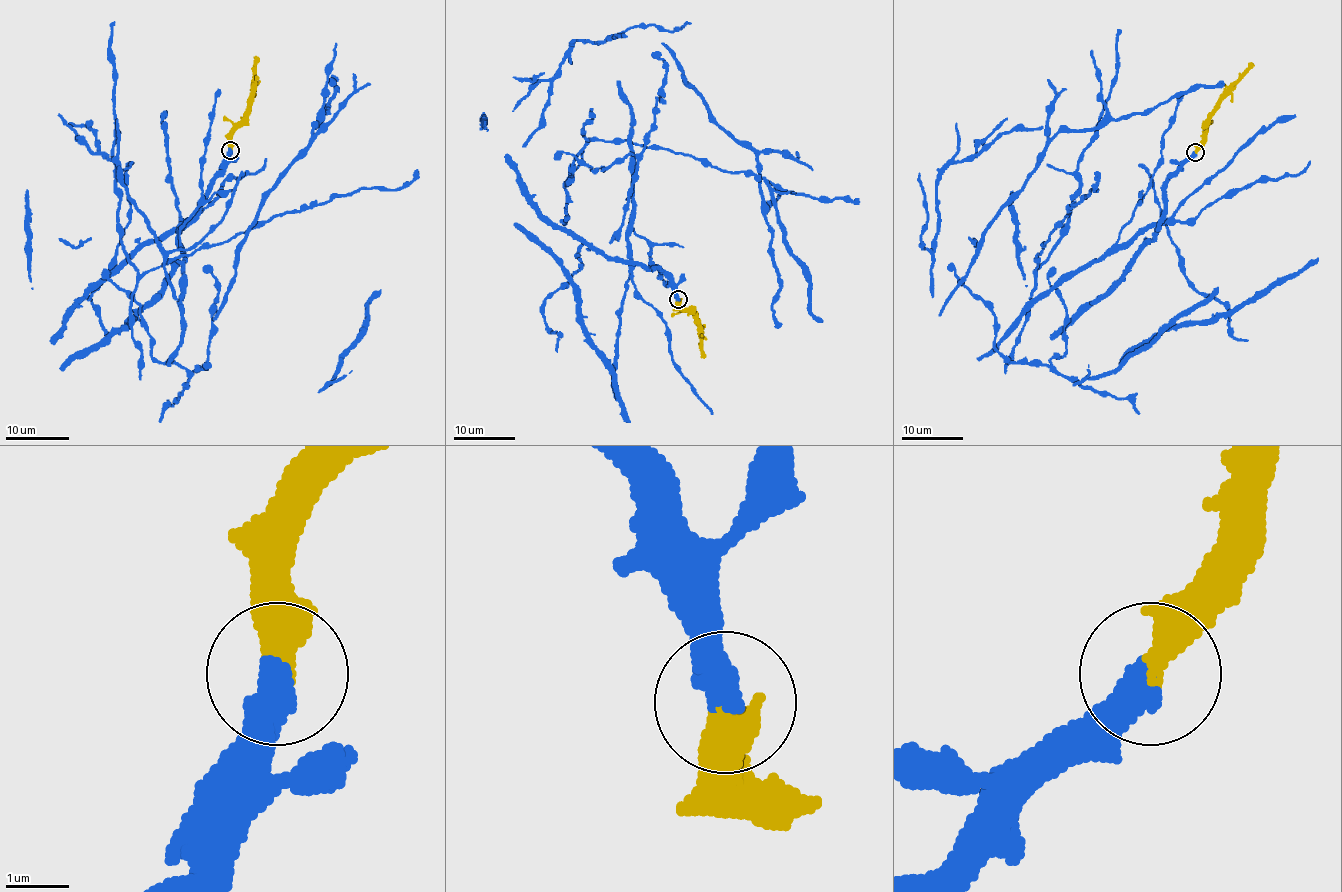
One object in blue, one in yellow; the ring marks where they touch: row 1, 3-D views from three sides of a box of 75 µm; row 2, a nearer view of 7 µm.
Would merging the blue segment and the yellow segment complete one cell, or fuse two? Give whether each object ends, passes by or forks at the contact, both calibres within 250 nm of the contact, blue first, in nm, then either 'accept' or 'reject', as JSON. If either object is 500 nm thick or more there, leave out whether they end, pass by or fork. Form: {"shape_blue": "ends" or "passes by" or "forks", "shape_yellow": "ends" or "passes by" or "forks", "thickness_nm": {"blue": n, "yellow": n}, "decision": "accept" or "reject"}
{"thickness_nm": {"blue": 550, "yellow": 340}, "decision": "accept"}

